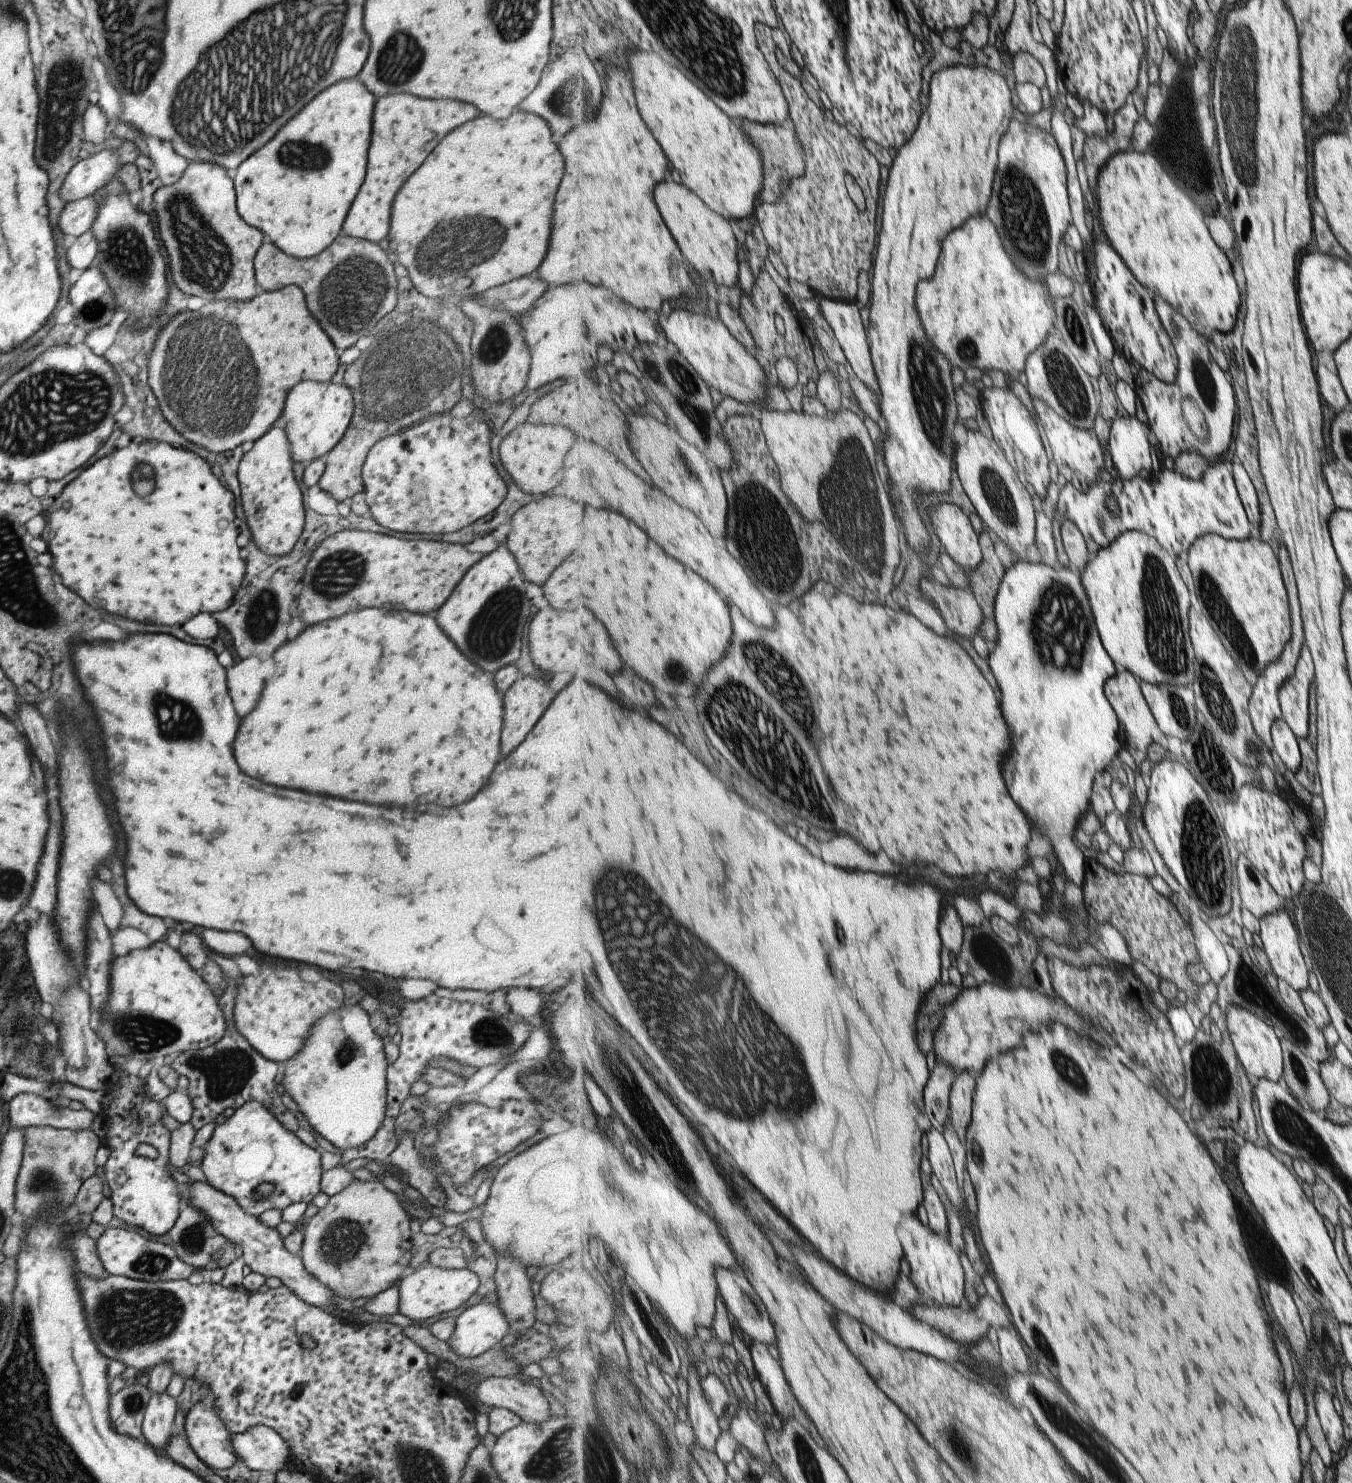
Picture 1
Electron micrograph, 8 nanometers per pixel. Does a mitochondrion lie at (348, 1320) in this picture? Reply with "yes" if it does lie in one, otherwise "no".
no

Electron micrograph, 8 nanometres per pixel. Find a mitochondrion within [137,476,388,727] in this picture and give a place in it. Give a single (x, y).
(339, 574)

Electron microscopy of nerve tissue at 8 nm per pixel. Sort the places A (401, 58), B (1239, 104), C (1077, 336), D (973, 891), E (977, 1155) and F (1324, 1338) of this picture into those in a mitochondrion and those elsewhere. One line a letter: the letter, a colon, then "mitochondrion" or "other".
A: mitochondrion
B: mitochondrion
C: mitochondrion
D: other
E: other
F: mitochondrion

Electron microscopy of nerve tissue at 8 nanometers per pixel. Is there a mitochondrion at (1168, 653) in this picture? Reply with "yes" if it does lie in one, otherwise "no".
yes

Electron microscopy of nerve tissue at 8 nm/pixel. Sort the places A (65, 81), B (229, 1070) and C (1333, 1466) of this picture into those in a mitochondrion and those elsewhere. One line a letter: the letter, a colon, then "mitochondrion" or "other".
A: mitochondrion
B: mitochondrion
C: other

